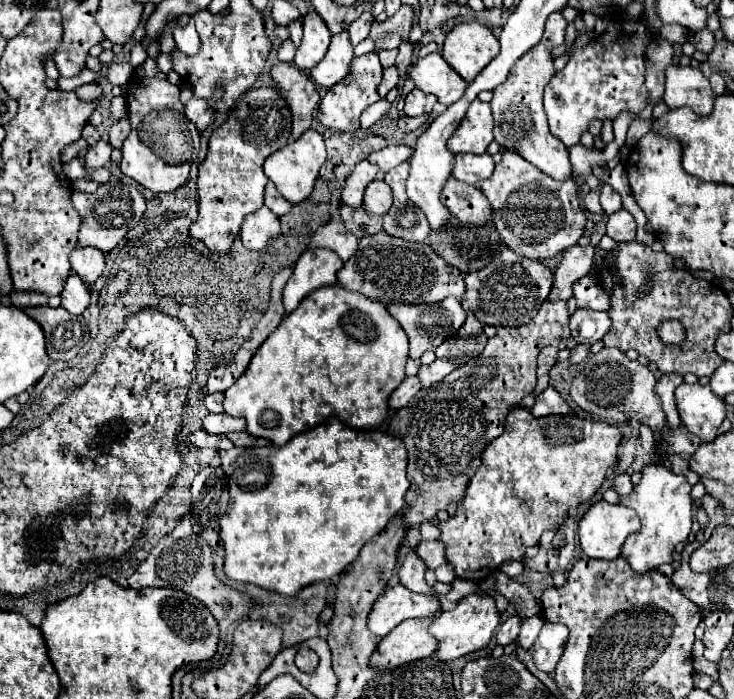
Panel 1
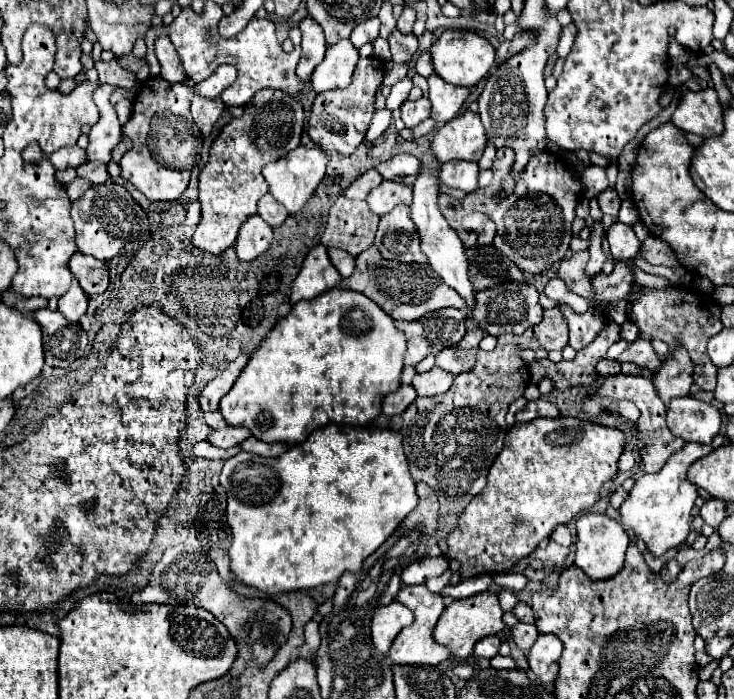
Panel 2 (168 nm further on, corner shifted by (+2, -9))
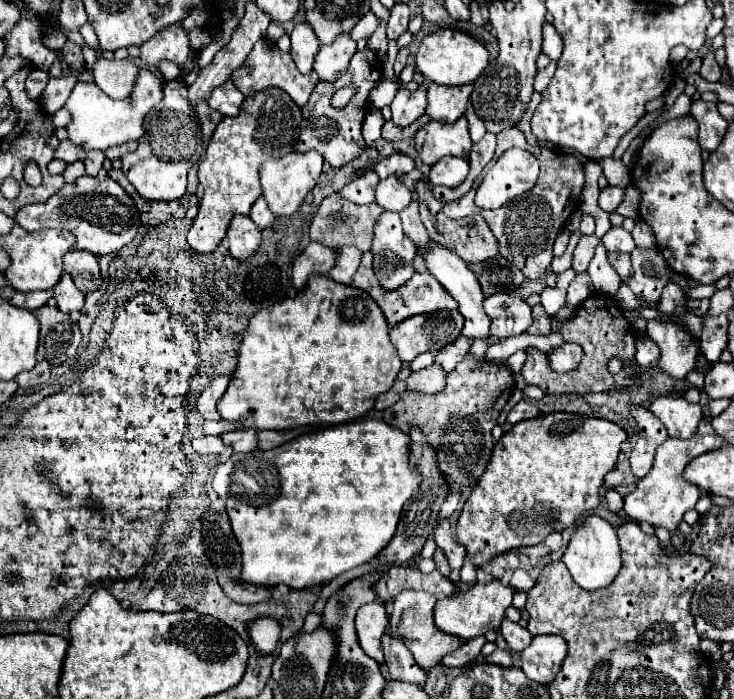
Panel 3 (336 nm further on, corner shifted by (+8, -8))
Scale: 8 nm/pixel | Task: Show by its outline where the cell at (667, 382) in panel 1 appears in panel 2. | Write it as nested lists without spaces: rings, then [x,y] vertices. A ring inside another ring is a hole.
[[[683,347],[675,351],[675,355],[665,361],[653,375],[653,385],[657,389],[657,395],[663,399],[665,405],[673,397],[685,397],[689,395],[689,387],[693,385],[693,363]]]

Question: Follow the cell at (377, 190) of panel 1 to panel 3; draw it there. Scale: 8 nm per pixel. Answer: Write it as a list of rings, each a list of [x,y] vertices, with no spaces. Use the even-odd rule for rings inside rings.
[[[389,176],[377,186],[377,204],[391,212],[401,212],[411,202],[411,192],[395,176]]]

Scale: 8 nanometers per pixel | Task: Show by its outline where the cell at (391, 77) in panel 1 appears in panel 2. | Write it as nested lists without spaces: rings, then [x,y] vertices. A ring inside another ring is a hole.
[[[387,63],[387,67],[385,67],[385,79],[383,79],[383,85],[385,85],[385,87],[393,87],[397,81],[401,81],[401,79],[405,79],[405,77],[407,77],[407,71],[409,71],[409,67],[407,67],[407,65]]]

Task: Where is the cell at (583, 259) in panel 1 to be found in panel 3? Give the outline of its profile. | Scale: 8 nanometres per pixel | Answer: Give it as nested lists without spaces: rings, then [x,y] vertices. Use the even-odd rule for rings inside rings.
[[[593,234],[593,236],[581,236],[577,248],[575,248],[575,254],[573,254],[573,270],[579,274],[579,272],[585,272],[593,254],[595,254],[595,248],[601,244],[601,240]]]

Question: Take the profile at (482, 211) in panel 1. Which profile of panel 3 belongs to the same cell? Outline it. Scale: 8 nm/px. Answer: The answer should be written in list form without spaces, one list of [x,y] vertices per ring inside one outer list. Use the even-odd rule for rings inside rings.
[[[423,178],[417,180],[415,184],[417,192],[419,192],[419,214],[421,214],[421,222],[425,224],[429,236],[433,242],[437,242],[439,246],[455,252],[461,256],[461,260],[465,264],[477,264],[477,262],[485,262],[491,260],[499,254],[499,244],[495,240],[495,236],[491,234],[491,230],[487,228],[487,222],[483,220],[483,216],[475,214],[475,216],[467,216],[467,218],[459,218],[459,220],[451,220],[443,214],[443,202],[437,200],[431,190],[423,184]]]

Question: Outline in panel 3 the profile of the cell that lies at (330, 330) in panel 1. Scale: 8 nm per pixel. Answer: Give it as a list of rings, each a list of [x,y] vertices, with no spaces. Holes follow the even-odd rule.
[[[309,276],[307,286],[295,298],[267,306],[249,320],[237,352],[235,372],[231,374],[229,388],[221,396],[217,410],[221,418],[241,422],[245,428],[253,430],[343,424],[361,418],[373,408],[375,398],[393,386],[401,364],[389,340],[385,316],[367,292],[339,284],[329,276]]]

